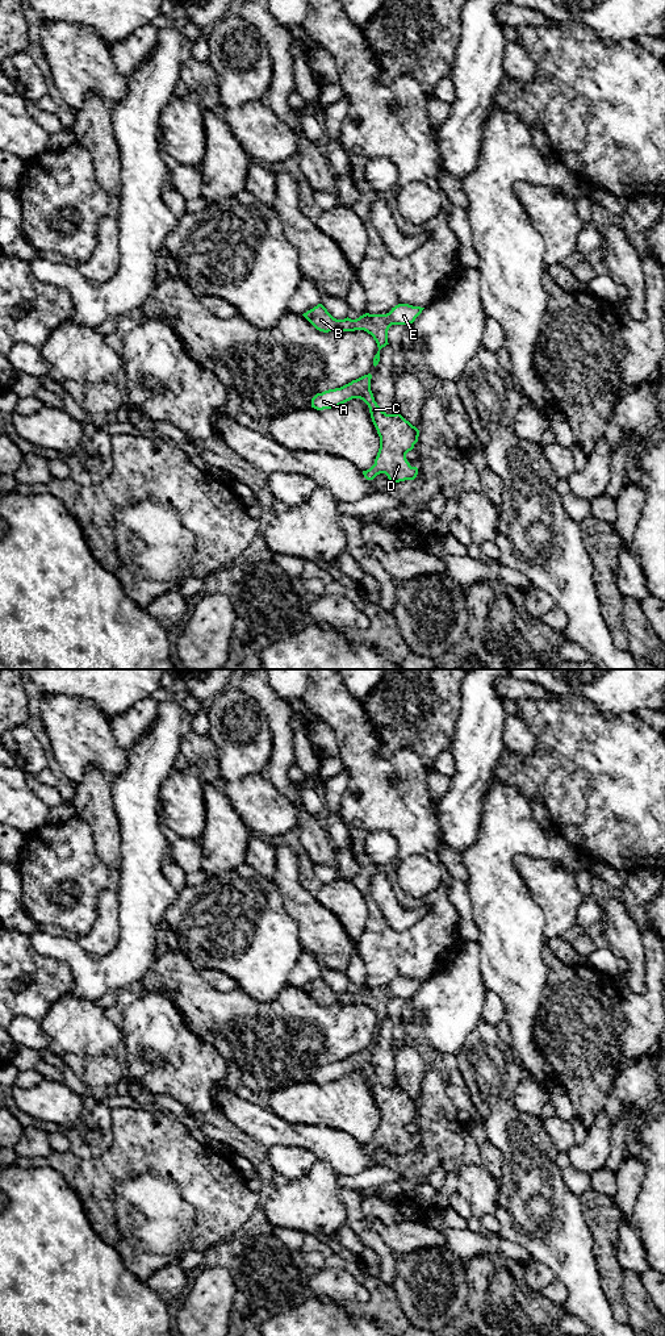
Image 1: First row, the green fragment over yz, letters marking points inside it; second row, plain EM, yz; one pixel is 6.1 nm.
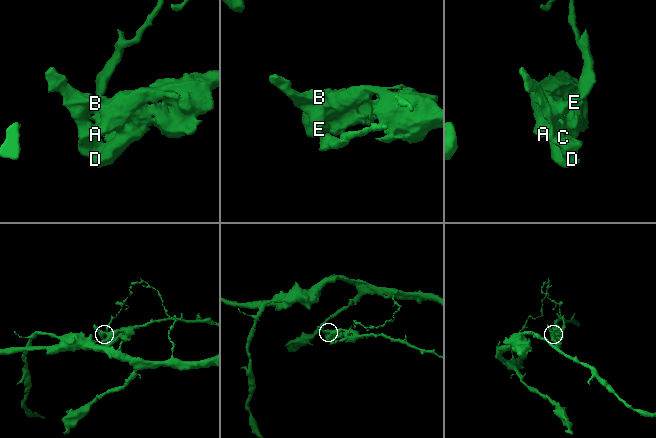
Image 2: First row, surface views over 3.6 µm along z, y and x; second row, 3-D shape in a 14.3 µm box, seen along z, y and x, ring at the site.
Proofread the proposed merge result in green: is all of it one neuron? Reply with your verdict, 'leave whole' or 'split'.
split

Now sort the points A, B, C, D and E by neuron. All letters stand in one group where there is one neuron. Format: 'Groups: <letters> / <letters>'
Groups: A B C D / E

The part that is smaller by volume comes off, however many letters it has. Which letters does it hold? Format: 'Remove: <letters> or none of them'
Remove: A, B, C, D

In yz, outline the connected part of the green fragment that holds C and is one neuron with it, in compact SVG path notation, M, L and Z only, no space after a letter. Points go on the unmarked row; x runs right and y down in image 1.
M364 1048L351 1056L317 1066L311 1072L311 1081L317 1084L339 1080L352 1072L363 1073L371 1086L372 1095L380 1110L380 1122L375 1137L363 1144L367 1153L373 1153L377 1148L385 1147L394 1156L414 1153L418 1141L411 1140L406 1127L418 1115L419 1103L406 1094L400 1086L386 1087L375 1074L371 1064L372 1048Z

